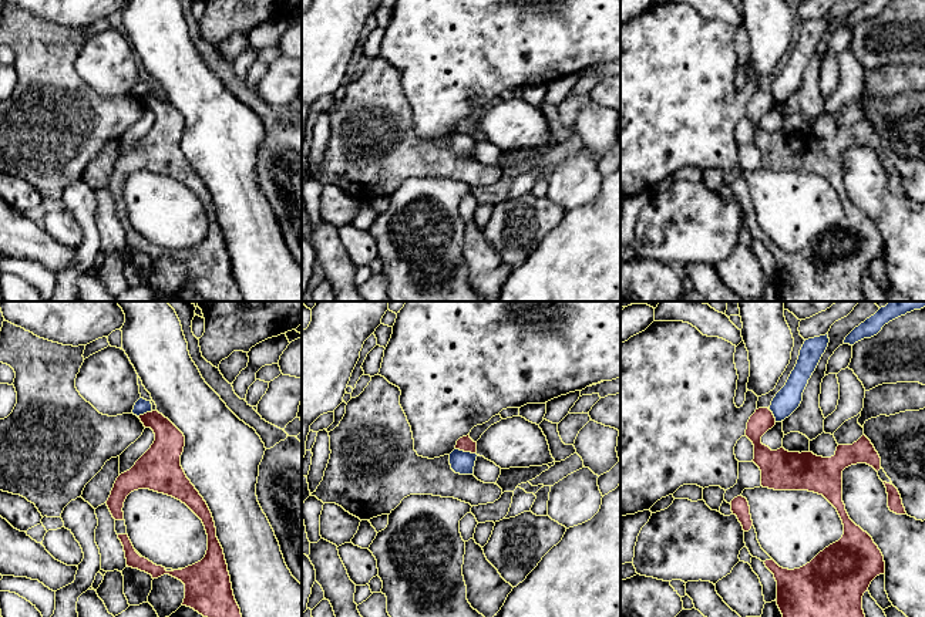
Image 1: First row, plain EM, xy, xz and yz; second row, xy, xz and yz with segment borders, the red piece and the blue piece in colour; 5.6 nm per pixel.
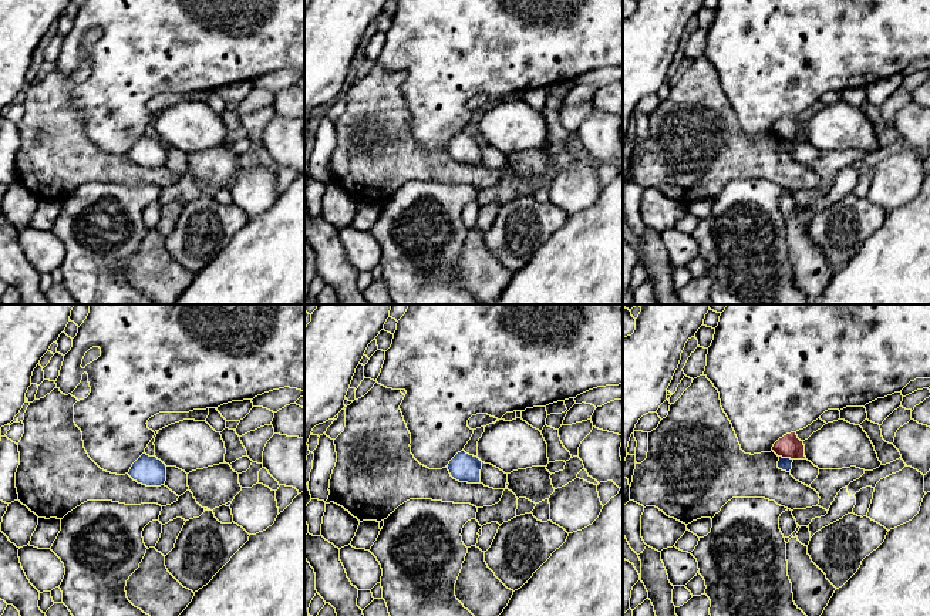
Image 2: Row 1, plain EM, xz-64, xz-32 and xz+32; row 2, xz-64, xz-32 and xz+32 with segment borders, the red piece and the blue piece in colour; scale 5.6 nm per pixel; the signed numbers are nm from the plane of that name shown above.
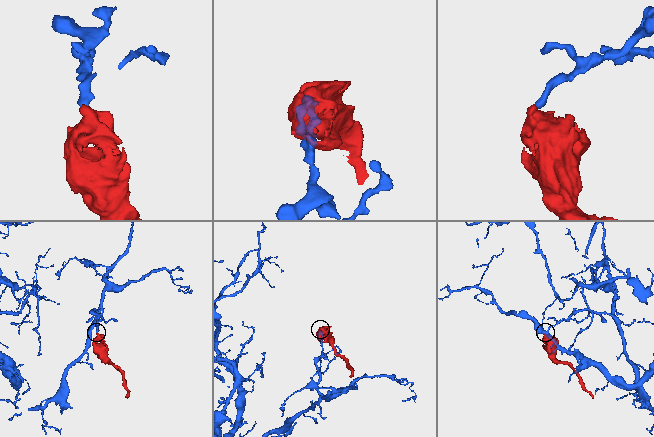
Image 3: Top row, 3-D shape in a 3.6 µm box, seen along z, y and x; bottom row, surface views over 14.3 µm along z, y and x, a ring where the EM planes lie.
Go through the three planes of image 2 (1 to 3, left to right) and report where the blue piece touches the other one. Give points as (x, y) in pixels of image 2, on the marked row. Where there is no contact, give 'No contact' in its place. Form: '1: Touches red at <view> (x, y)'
1: No contact
2: No contact
3: Touches red at xz+32 (787, 457)

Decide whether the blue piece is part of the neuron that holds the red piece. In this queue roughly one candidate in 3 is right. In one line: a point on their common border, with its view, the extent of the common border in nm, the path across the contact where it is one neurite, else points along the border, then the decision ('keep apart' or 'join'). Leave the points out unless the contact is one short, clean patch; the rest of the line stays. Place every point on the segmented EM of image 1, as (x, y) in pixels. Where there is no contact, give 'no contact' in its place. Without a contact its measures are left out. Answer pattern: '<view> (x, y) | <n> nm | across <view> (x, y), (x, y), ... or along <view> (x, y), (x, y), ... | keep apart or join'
xz (466, 451) | 120 nm | along xz (456, 448), (476, 454) | keep apart

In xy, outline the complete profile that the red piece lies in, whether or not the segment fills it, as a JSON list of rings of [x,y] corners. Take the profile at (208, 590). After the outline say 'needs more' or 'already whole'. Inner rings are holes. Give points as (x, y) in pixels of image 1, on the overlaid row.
[[[158,411],[147,412],[144,415],[138,417],[145,428],[151,428],[155,434],[155,441],[151,445],[151,448],[135,462],[135,465],[121,473],[111,490],[111,495],[107,500],[107,506],[115,519],[115,532],[118,535],[118,539],[121,540],[125,552],[127,566],[132,569],[138,569],[141,572],[145,572],[152,576],[152,579],[158,579],[164,574],[169,574],[178,580],[181,580],[185,584],[185,599],[182,606],[191,607],[204,617],[242,617],[240,608],[235,600],[231,576],[228,572],[228,564],[225,560],[223,549],[216,537],[216,527],[212,517],[212,513],[204,500],[204,498],[199,495],[199,492],[195,489],[195,486],[191,483],[191,481],[186,478],[182,466],[181,466],[181,455],[184,452],[185,446],[185,436],[184,434],[162,414]],[[138,489],[149,489],[158,493],[164,493],[168,496],[172,496],[182,503],[185,503],[204,523],[206,535],[208,535],[208,550],[205,557],[185,569],[165,569],[162,566],[157,566],[148,559],[142,557],[132,546],[128,535],[127,535],[127,526],[124,520],[124,502],[127,496]]]; needs more

